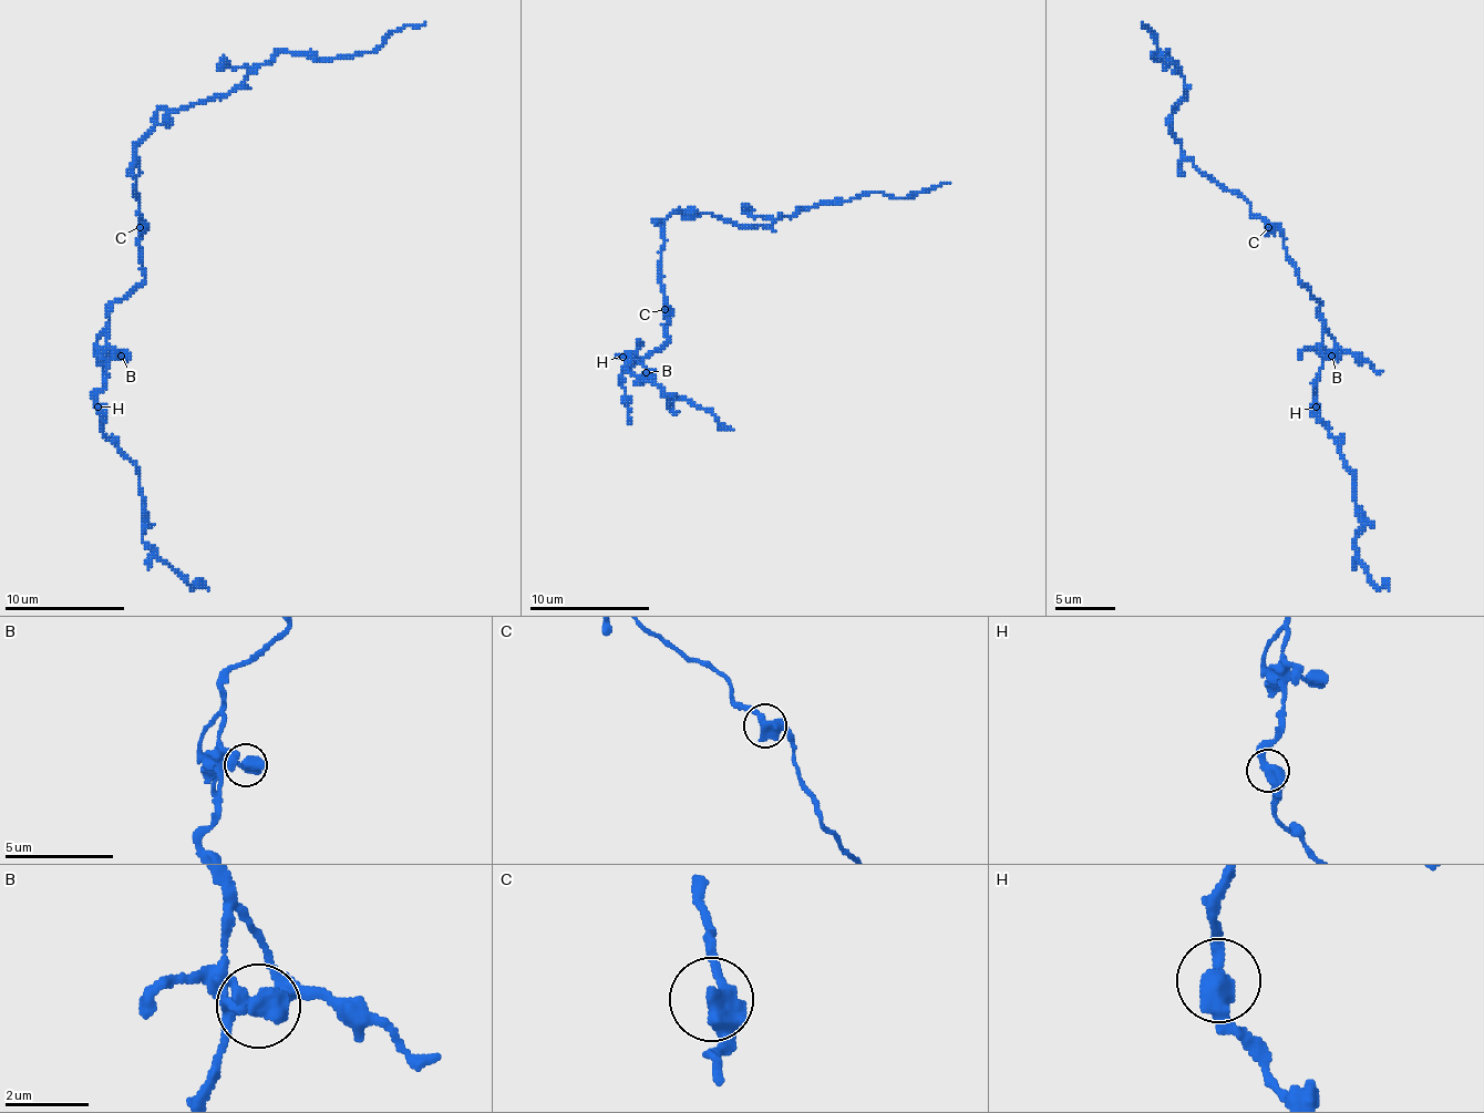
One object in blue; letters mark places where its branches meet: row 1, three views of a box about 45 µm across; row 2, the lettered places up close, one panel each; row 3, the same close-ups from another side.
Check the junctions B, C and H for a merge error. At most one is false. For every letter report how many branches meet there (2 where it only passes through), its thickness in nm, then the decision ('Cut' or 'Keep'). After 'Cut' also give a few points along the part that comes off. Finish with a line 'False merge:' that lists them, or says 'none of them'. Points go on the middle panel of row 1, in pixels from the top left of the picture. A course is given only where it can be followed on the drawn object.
B: Branches: 1. Thickness 650 nm. Keep
C: Branches: 2. Thickness 500 nm. Keep
H: Branches: 2. Thickness 480 nm. Keep
False merge: none of them

